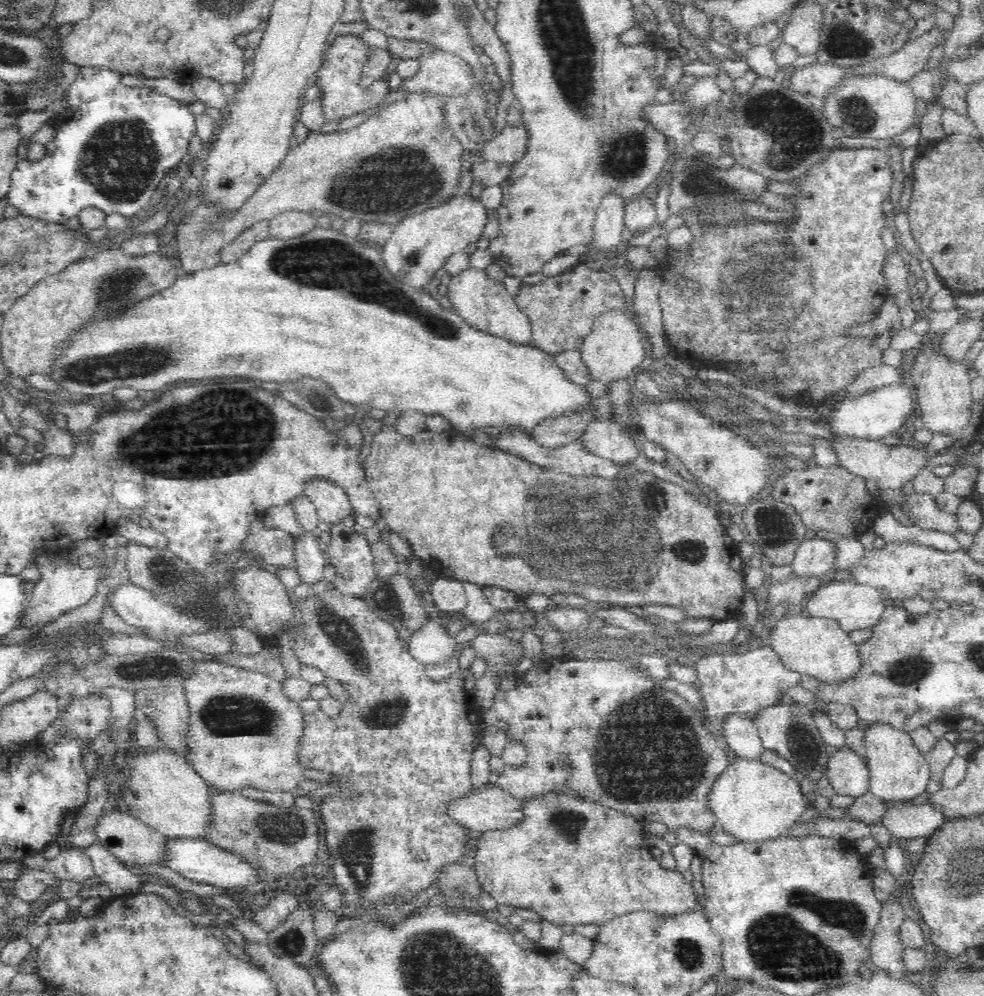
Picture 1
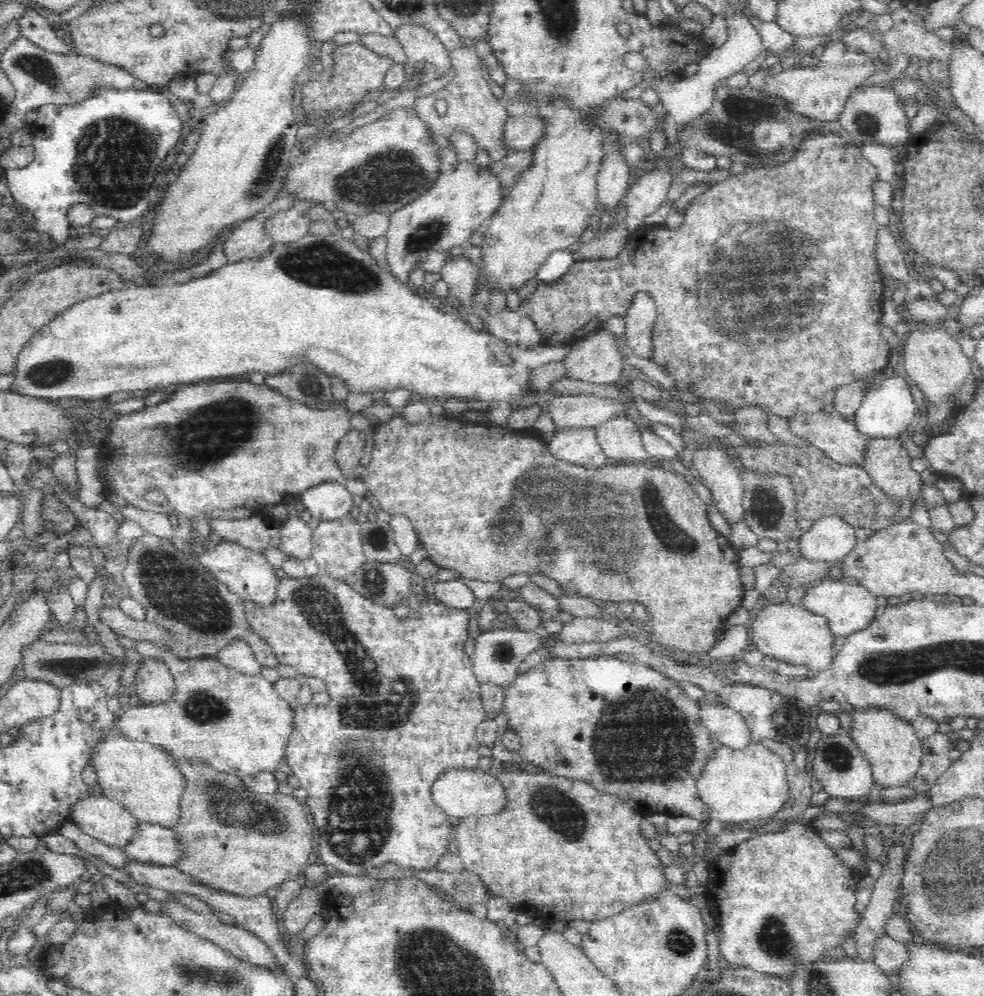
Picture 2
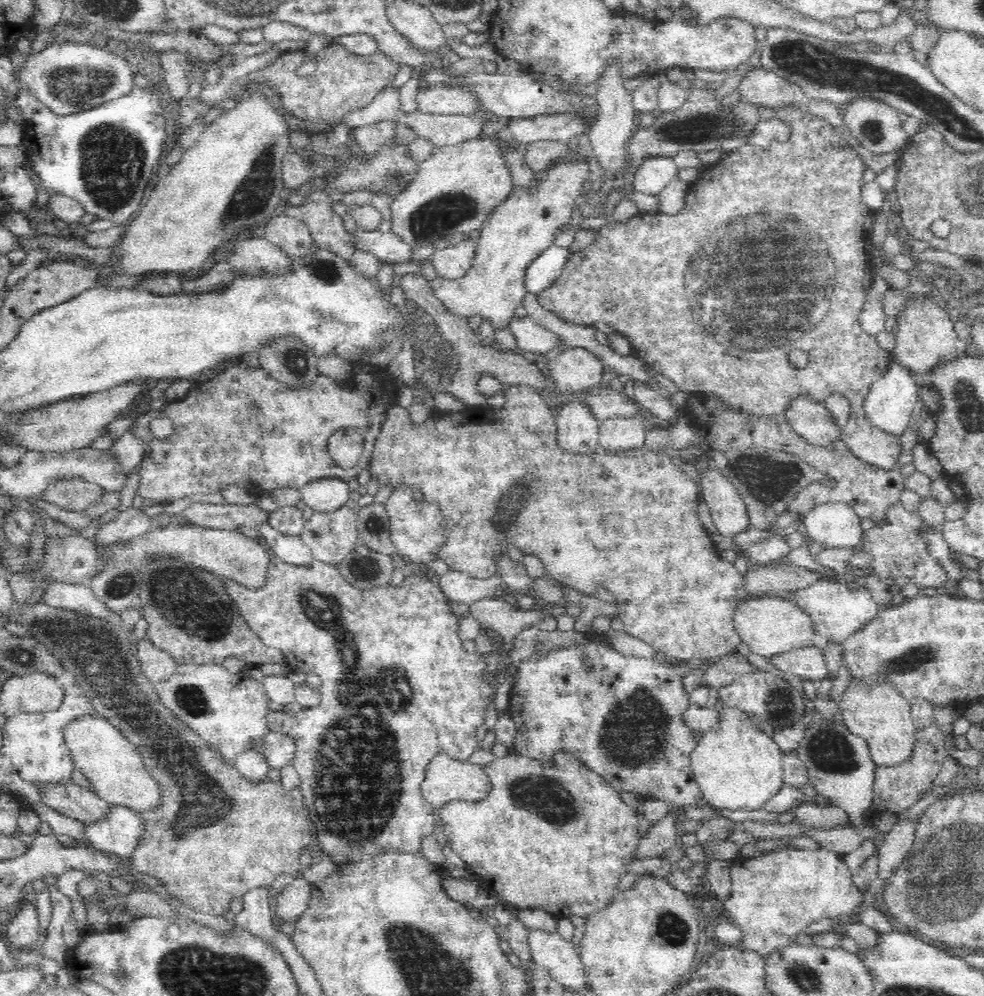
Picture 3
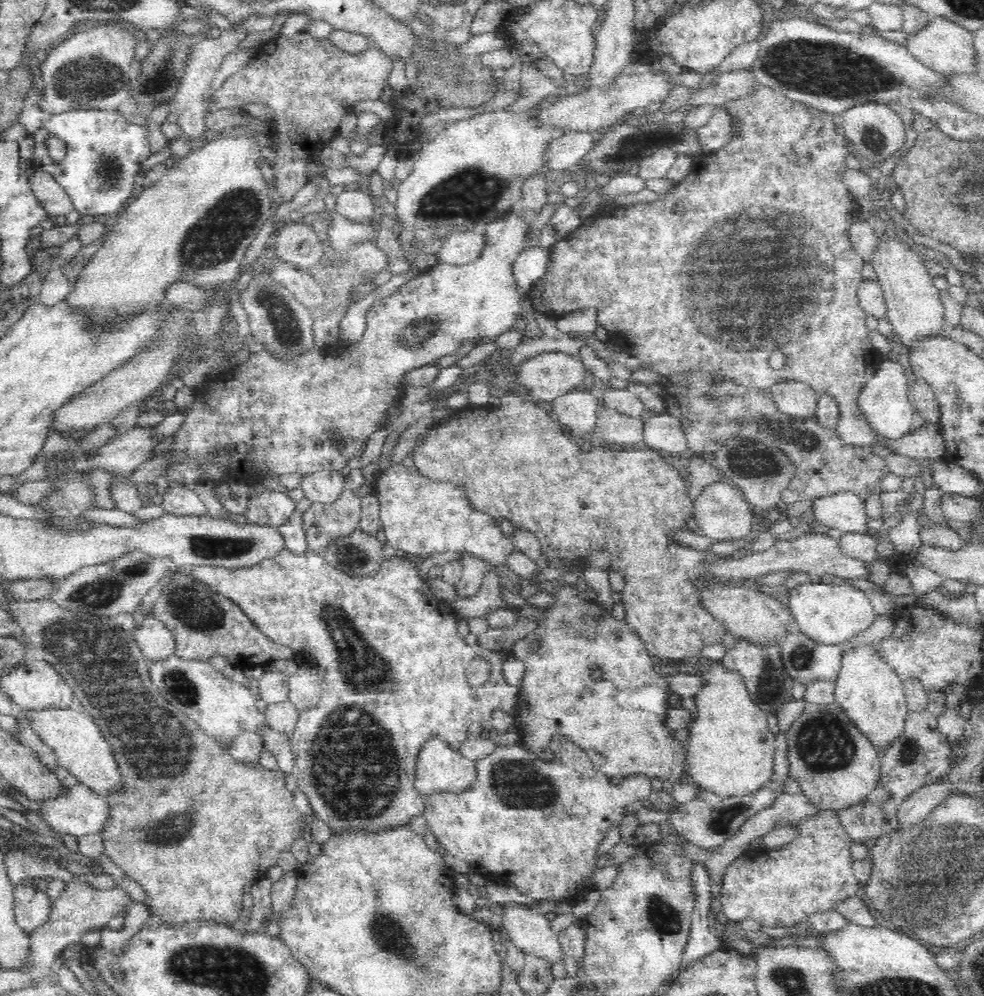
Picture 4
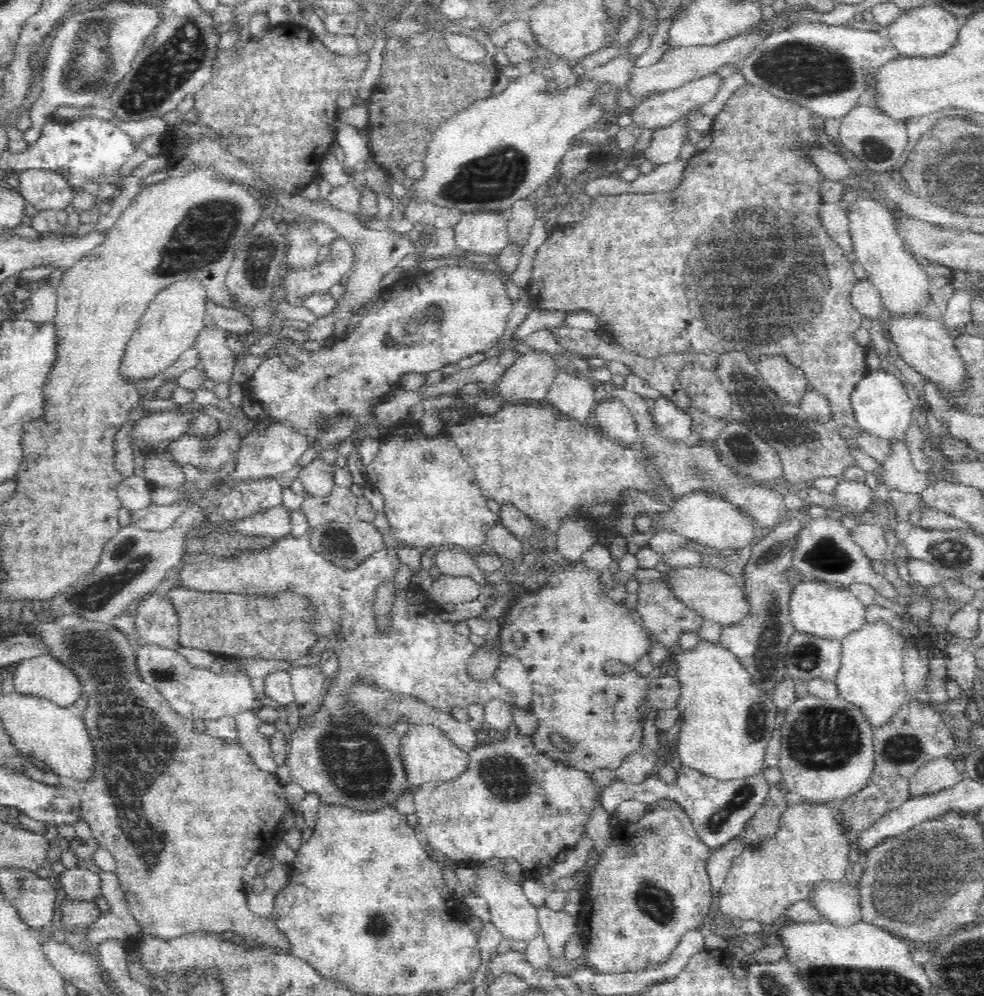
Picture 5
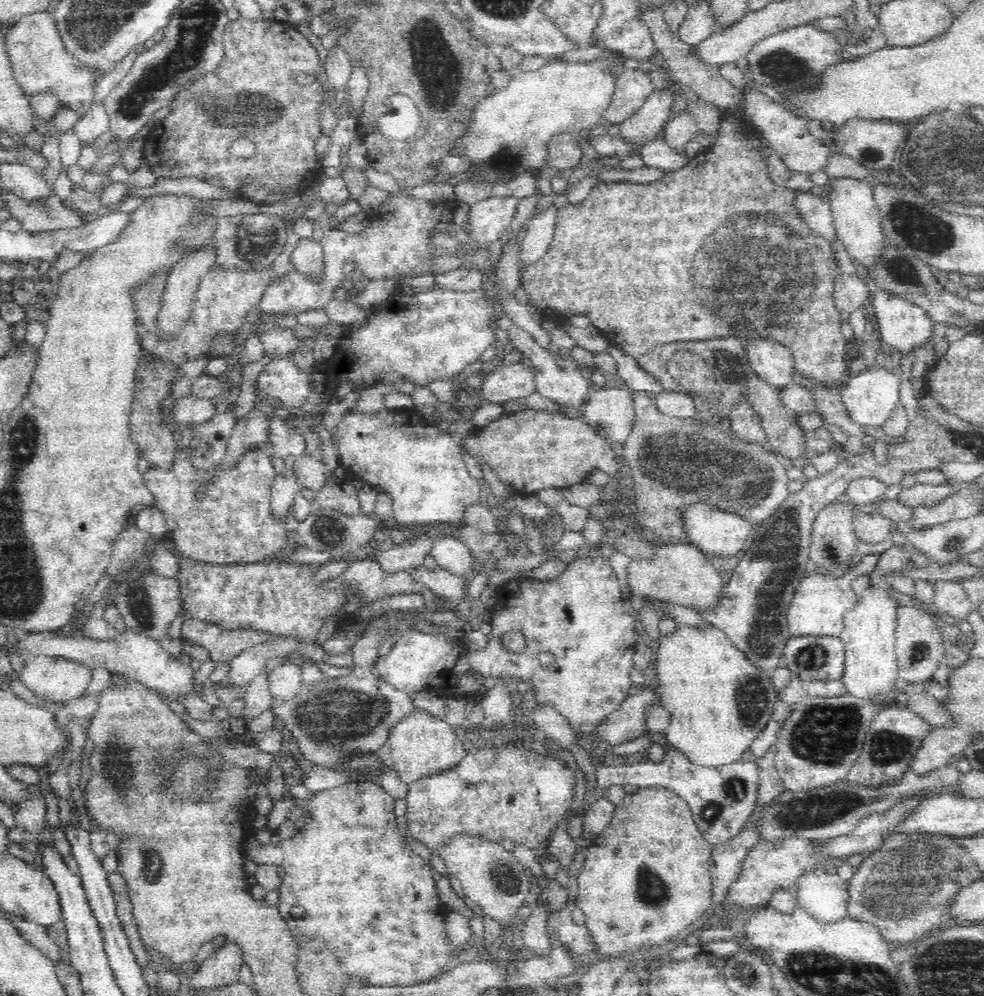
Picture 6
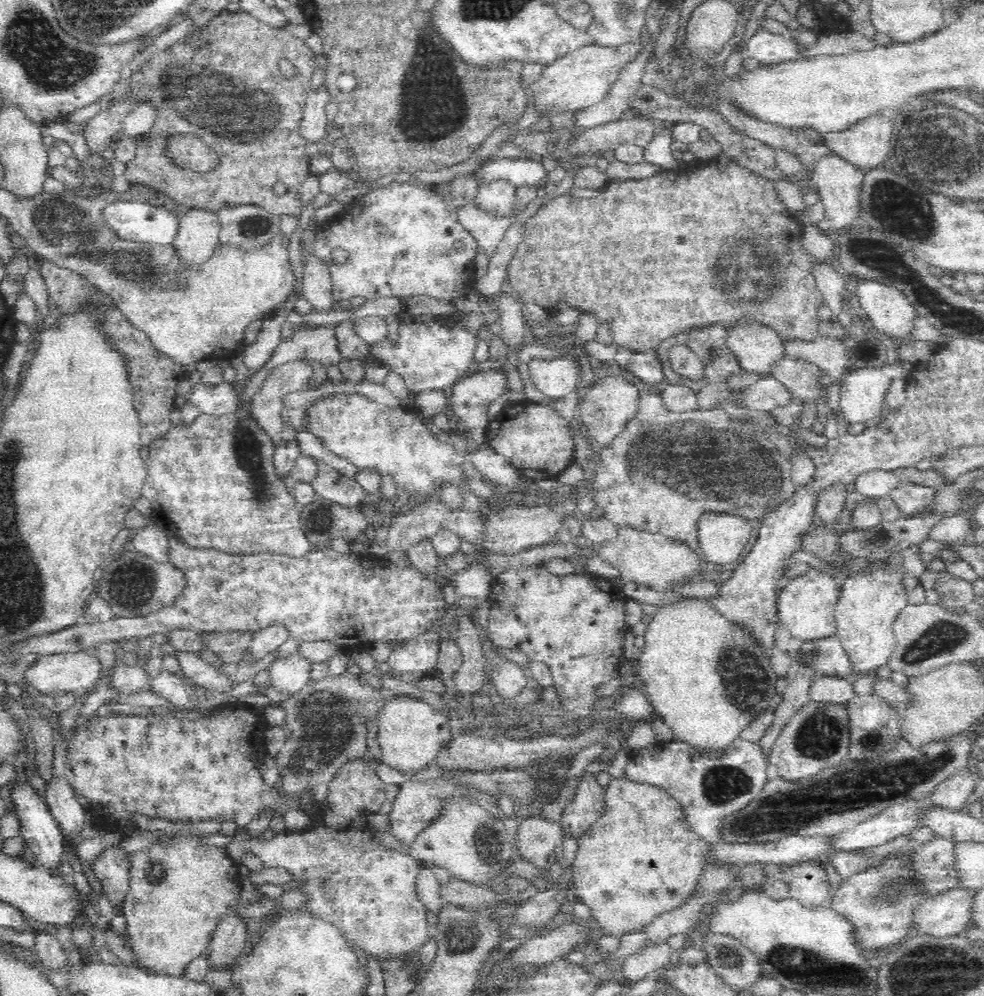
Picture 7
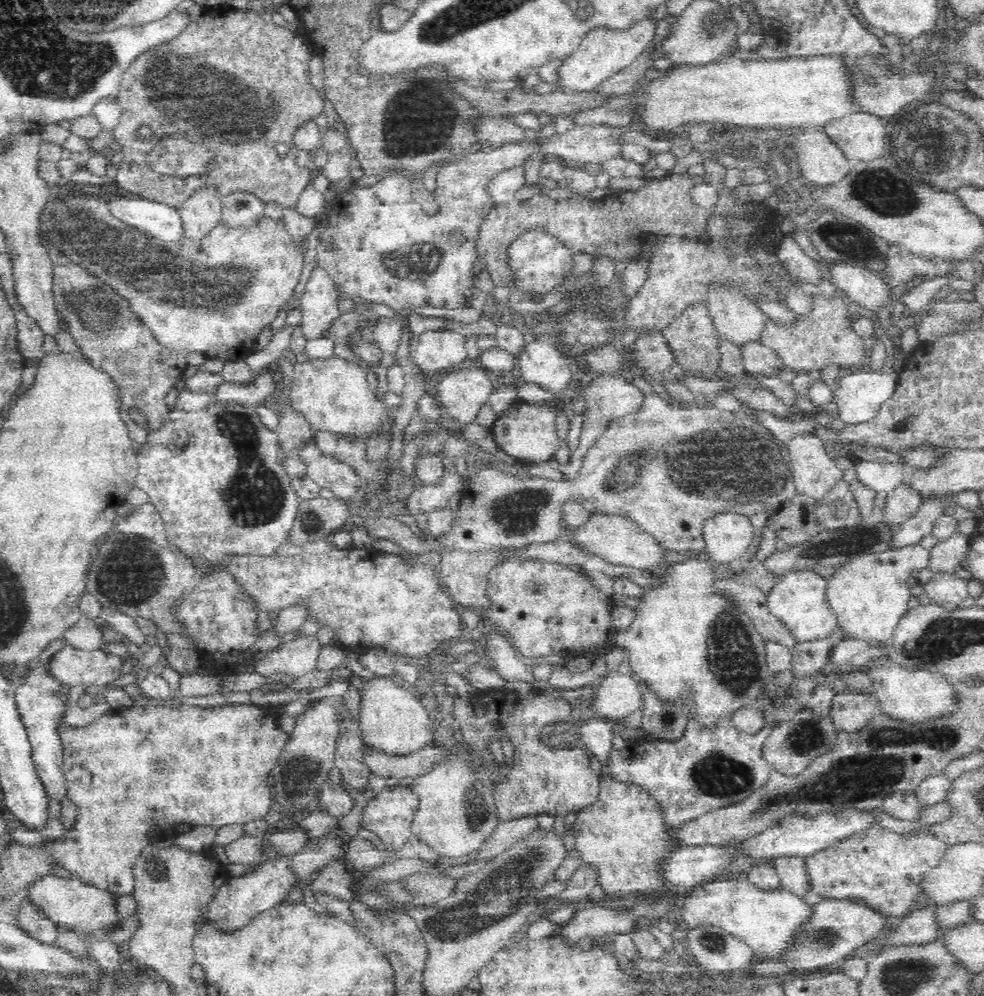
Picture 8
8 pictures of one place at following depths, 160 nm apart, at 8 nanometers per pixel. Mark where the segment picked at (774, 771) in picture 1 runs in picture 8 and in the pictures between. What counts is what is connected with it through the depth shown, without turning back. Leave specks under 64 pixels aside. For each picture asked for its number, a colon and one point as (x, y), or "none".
2: (742, 786)
3: (737, 766)
4: (730, 749)
5: (725, 718)
6: (718, 700)
7: (707, 676)
8: (685, 631)

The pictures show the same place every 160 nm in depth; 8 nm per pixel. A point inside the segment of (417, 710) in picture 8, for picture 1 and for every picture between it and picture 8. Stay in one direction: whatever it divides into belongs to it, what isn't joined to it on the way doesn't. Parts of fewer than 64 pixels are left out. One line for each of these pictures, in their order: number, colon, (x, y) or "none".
1: (487, 807)
2: (458, 792)
3: (447, 778)
4: (439, 767)
5: (427, 752)
6: (419, 745)
7: (410, 732)

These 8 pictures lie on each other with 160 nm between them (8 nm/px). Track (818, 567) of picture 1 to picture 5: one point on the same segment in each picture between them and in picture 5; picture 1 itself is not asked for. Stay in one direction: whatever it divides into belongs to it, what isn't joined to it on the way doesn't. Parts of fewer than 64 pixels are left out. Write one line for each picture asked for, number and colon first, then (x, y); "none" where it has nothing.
2: (832, 538)
3: (833, 524)
4: (844, 511)
5: (853, 497)

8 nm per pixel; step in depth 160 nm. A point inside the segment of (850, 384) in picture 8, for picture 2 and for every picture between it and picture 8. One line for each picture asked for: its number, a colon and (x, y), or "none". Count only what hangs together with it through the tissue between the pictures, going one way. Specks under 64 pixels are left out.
2: (886, 410)
3: (891, 401)
4: (884, 402)
5: (882, 405)
6: (869, 397)
7: (862, 393)

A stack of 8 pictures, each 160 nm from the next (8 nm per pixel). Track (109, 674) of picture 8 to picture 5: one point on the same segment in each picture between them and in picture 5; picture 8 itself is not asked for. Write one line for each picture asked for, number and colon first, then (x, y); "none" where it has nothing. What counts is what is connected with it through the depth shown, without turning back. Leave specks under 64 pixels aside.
5: (45, 677)
6: (55, 679)
7: (69, 672)

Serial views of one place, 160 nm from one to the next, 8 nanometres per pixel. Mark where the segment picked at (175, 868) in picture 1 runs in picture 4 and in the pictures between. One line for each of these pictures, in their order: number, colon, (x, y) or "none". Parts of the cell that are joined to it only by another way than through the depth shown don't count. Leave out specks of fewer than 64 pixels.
2: (153, 843)
3: (117, 830)
4: (76, 810)

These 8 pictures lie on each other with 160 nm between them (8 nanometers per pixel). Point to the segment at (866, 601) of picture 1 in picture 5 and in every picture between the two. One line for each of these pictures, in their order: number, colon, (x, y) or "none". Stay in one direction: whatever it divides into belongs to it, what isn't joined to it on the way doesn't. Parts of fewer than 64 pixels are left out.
2: (847, 607)
3: (837, 611)
4: (830, 614)
5: (827, 610)

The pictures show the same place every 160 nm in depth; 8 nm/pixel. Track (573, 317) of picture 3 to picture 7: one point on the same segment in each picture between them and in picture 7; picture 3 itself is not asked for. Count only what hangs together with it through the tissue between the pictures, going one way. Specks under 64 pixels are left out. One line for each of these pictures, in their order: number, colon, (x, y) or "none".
4: (711, 288)
5: (658, 270)
6: (716, 248)
7: (651, 258)

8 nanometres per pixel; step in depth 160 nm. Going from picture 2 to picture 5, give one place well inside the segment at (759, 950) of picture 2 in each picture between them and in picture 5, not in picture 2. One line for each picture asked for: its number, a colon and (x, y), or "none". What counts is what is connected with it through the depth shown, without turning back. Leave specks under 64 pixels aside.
3: (774, 897)
4: (810, 873)
5: (809, 846)

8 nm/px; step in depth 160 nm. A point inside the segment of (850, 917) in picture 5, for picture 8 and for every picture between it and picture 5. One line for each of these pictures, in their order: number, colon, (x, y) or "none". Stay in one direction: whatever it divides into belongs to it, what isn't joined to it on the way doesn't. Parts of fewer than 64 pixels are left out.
6: (823, 895)
7: (807, 882)
8: (791, 869)

